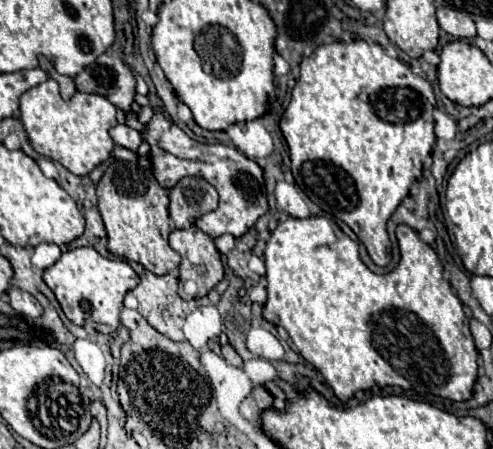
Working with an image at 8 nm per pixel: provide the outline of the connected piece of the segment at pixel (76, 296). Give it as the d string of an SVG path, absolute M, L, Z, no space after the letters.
M82 246L63 252L56 264L46 268L44 282L52 288L64 314L74 324L92 324L98 332L114 332L118 328L122 300L128 290L138 286L140 278L128 262L104 258L92 246Z

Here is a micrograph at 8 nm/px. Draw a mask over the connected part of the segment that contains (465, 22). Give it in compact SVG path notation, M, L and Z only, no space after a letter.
M440 6L436 10L438 24L444 32L456 36L456 38L474 38L476 36L476 26L472 18L468 18L464 12L448 6Z

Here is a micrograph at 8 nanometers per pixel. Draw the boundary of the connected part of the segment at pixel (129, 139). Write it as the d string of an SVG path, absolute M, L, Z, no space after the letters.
M118 124L118 126L114 126L114 128L110 130L110 136L112 136L112 140L114 140L118 146L128 148L128 150L132 150L132 152L136 152L138 146L140 146L140 142L142 142L140 132L132 130L132 128L126 126L126 124Z

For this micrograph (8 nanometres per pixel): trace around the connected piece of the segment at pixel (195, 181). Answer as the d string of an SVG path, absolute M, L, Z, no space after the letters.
M186 176L170 190L170 218L176 228L190 228L200 216L218 208L218 192L204 178Z

